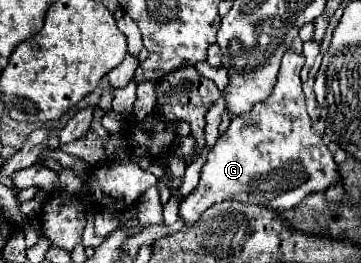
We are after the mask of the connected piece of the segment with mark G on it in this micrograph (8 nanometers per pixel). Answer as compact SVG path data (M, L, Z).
M288 49L282 57L278 81L272 89L272 95L260 101L258 105L254 105L252 111L236 115L230 127L218 137L214 147L208 151L206 163L202 165L198 187L180 201L178 213L186 225L192 225L208 207L226 199L236 199L240 203L250 203L250 205L262 205L272 211L284 211L296 207L308 193L326 191L328 187L338 183L338 171L336 171L338 167L332 159L330 149L326 147L320 135L312 133L312 123L306 111L300 79L302 65L304 65L304 55L298 55L292 49Z

